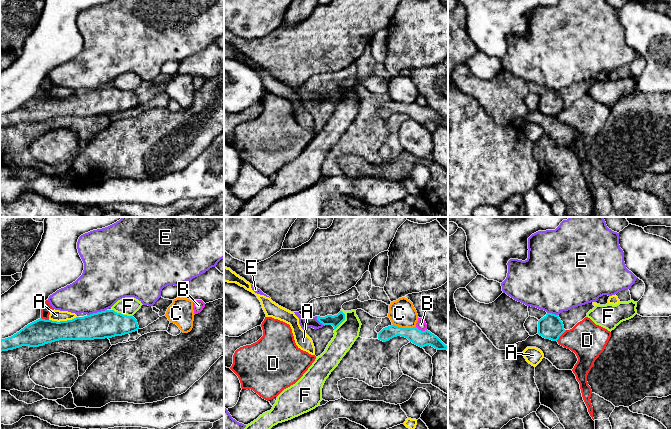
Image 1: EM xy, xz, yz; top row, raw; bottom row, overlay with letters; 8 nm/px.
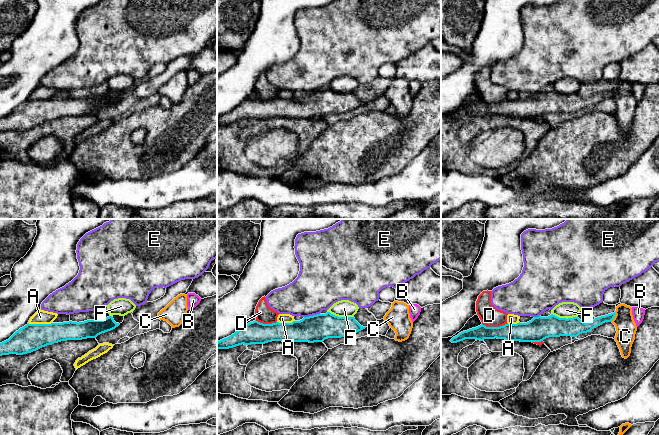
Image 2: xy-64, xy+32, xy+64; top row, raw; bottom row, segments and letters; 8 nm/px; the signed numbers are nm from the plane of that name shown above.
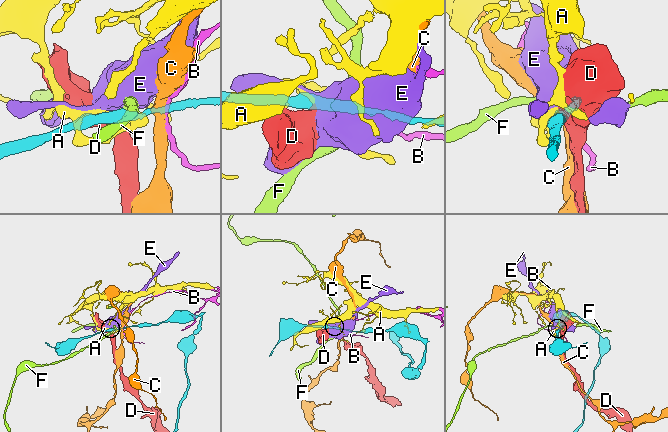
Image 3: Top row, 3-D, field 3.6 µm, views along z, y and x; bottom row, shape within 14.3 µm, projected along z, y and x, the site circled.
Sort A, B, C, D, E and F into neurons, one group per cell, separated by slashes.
A / B / C / D / E / F

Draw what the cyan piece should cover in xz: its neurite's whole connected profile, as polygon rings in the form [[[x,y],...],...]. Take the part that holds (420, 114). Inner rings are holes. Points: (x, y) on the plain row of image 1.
[[[391,101],[383,104],[378,109],[378,115],[383,118],[389,117],[390,115],[397,112],[407,114],[410,118],[421,124],[430,121],[437,126],[448,127],[448,122],[445,121],[437,112],[428,106],[421,107],[417,103],[401,104],[395,101]]]

